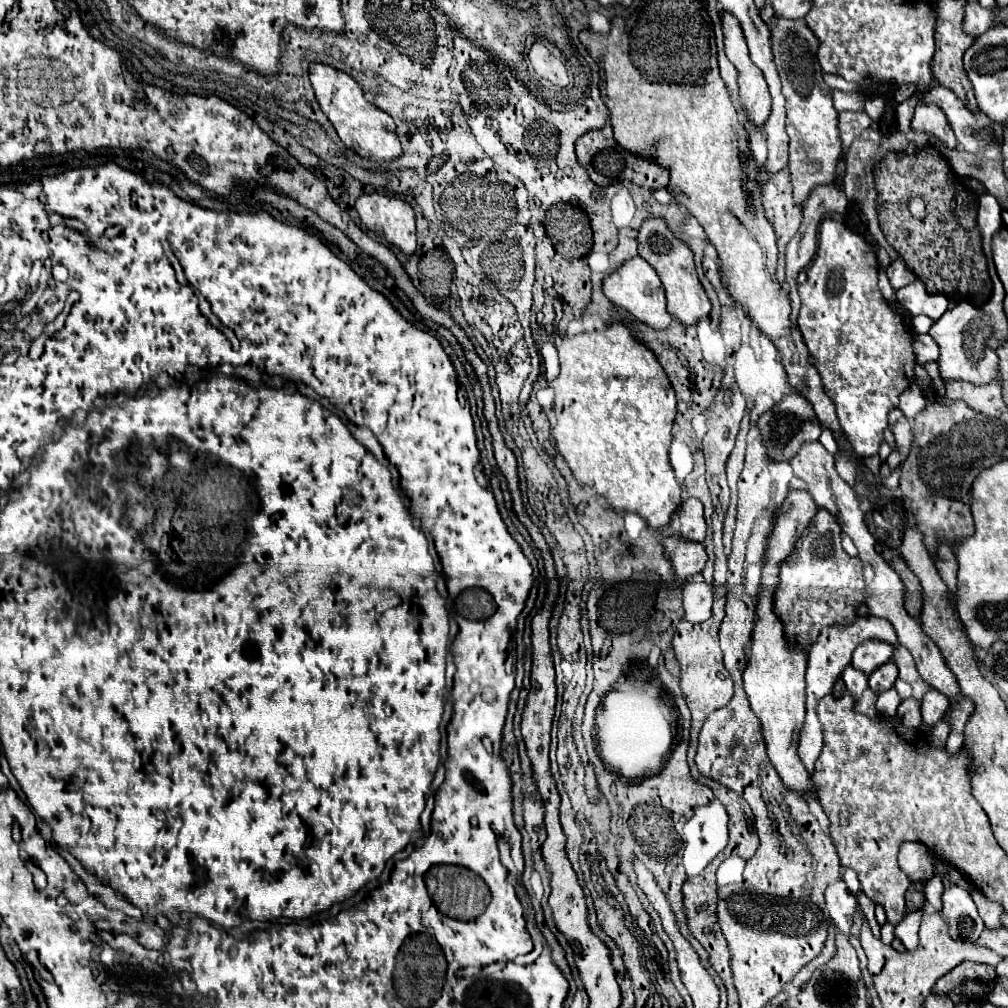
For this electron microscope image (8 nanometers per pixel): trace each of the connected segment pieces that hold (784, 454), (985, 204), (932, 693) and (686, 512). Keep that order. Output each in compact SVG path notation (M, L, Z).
M796 394L784 396L770 410L760 414L760 418L756 420L756 426L758 426L760 436L764 440L766 456L768 456L770 462L788 462L788 460L792 460L802 444L816 442L820 432L822 432L816 416L812 412L812 406L808 406L808 402L802 400L802 396L796 396Z
M988 192L980 194L978 202L980 202L980 208L978 208L978 224L980 224L980 232L984 236L984 244L988 246L992 242L994 234L1002 230L1002 218L1000 218L1002 208L996 202L996 198L990 196Z
M935 689L929 690L923 696L921 700L922 726L920 728L923 734L926 734L929 728L942 720L948 704L947 698Z
M688 498L680 508L680 534L686 540L704 542L706 538L706 522L702 514L702 502L696 498Z

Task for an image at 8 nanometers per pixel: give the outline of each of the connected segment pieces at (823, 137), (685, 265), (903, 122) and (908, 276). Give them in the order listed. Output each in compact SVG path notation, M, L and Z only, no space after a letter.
M774 20L770 26L774 62L782 78L782 94L786 96L786 132L790 136L788 170L792 176L794 200L802 204L810 190L832 184L836 178L836 164L842 154L838 112L832 106L832 92L822 80L822 70L816 60L816 36L812 36L804 20Z
M662 218L646 220L640 228L638 242L640 242L638 254L656 270L656 274L664 286L668 314L684 326L694 326L702 318L706 318L710 314L710 300L708 300L698 276L696 276L694 256L692 256L690 248L682 240L674 238L674 234L666 228L666 222Z
M914 94L914 96L910 96L906 102L902 102L902 104L896 108L896 114L898 114L898 128L900 128L900 132L904 132L904 134L910 130L910 122L912 122L914 108L916 108L918 100L920 100L920 96Z
M900 258L894 260L894 262L886 268L886 274L888 274L888 280L890 280L892 288L902 288L902 286L906 286L906 284L910 284L910 282L916 280L916 276L906 268L906 264L904 264Z

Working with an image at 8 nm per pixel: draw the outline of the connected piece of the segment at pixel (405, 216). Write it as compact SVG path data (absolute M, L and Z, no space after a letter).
M364 194L356 200L356 210L364 226L376 226L386 242L400 248L406 256L416 252L416 222L414 222L414 210L410 204L398 200L398 198L386 198L380 194Z

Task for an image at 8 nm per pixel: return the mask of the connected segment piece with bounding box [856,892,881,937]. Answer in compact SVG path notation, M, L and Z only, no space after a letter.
M859 892L856 898L858 898L859 908L861 912L864 914L864 917L867 920L872 933L874 934L874 936L880 937L881 926L877 922L876 916L875 916L876 905L872 904L872 901L868 900L868 898L864 896L863 892Z

